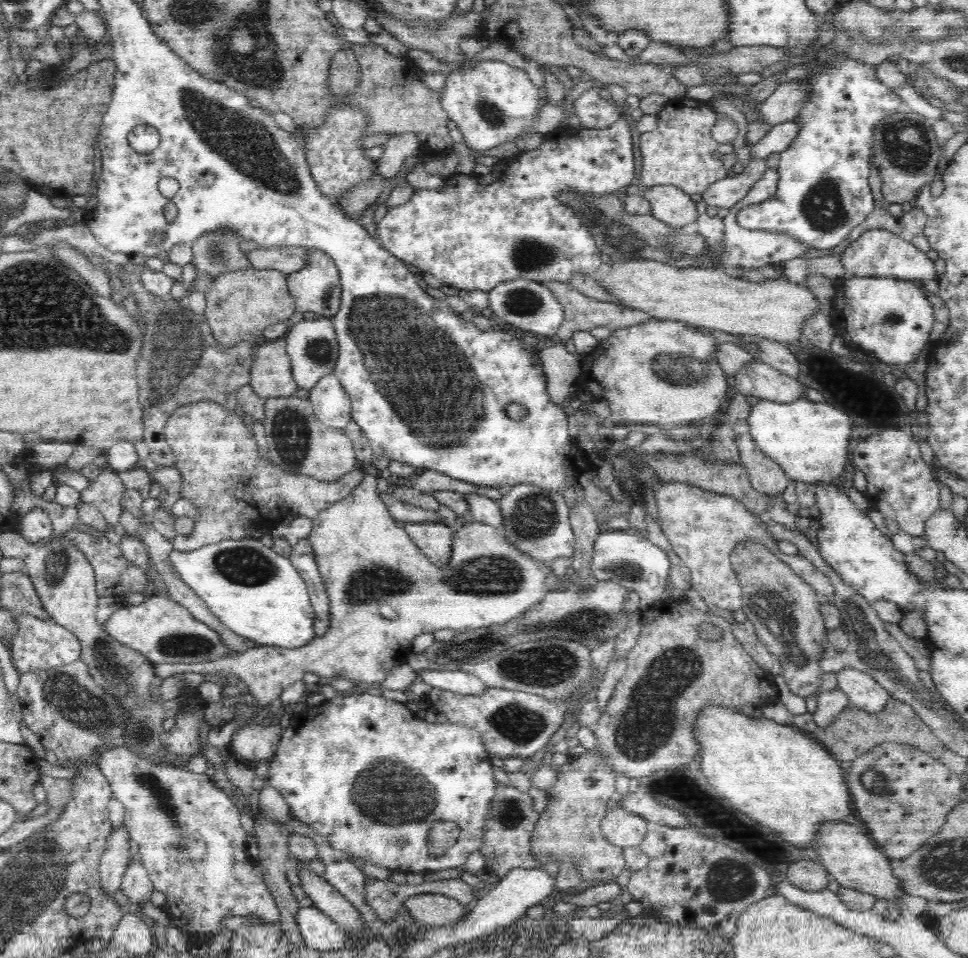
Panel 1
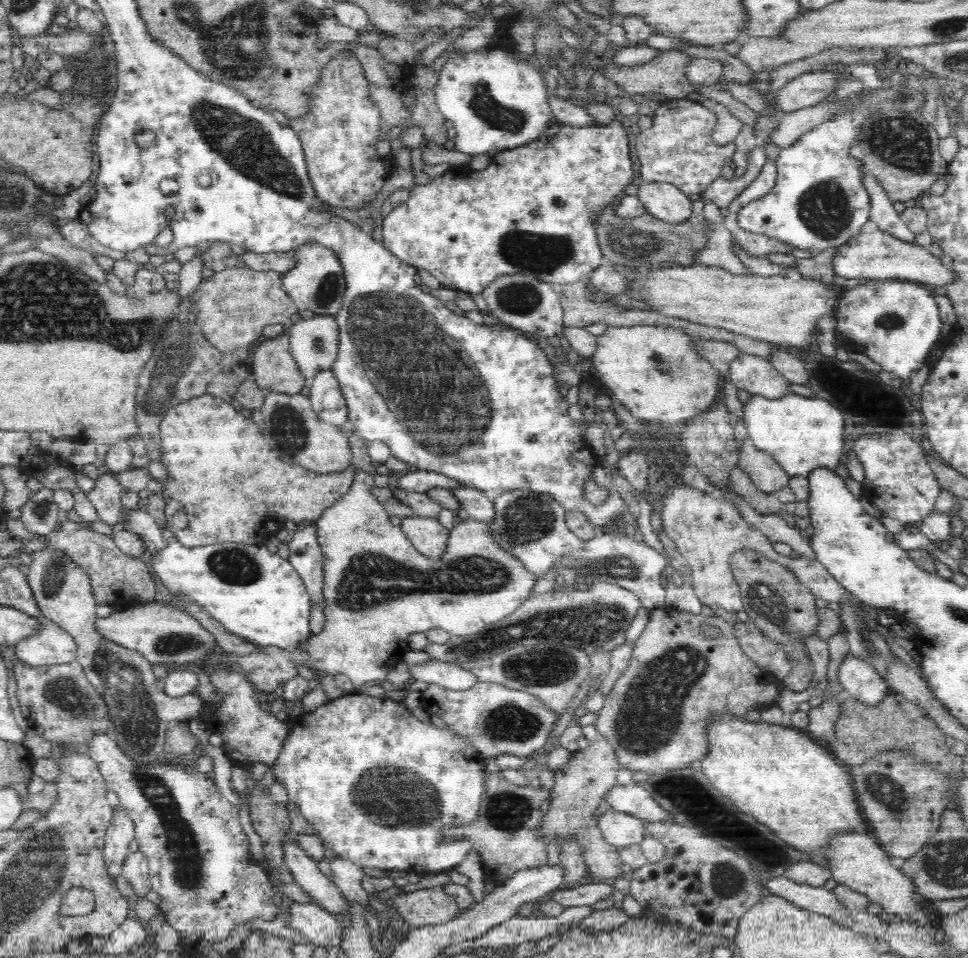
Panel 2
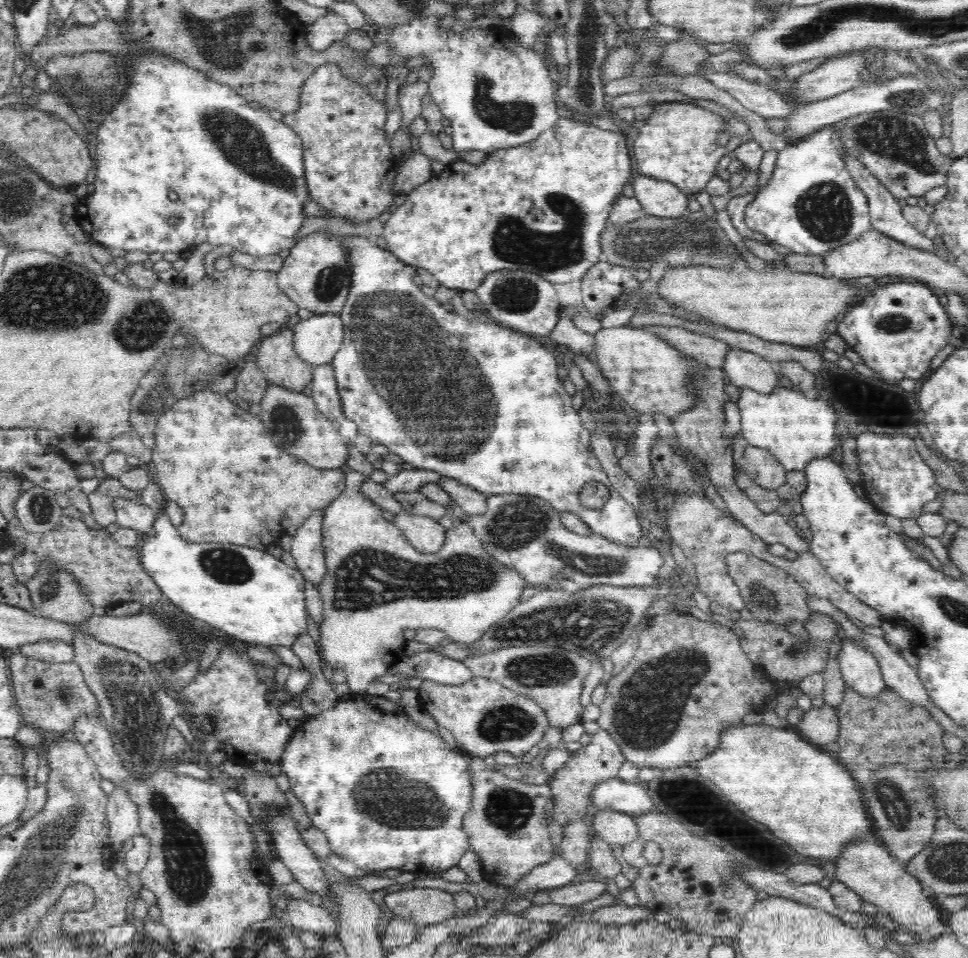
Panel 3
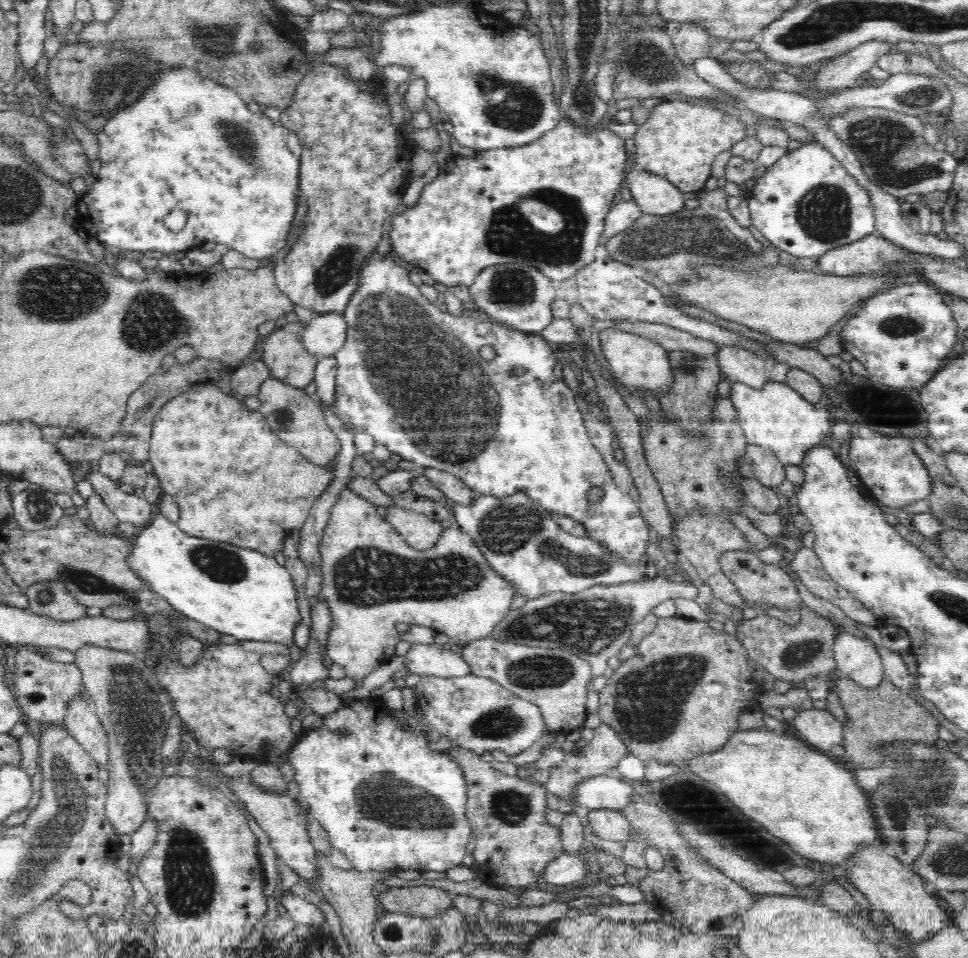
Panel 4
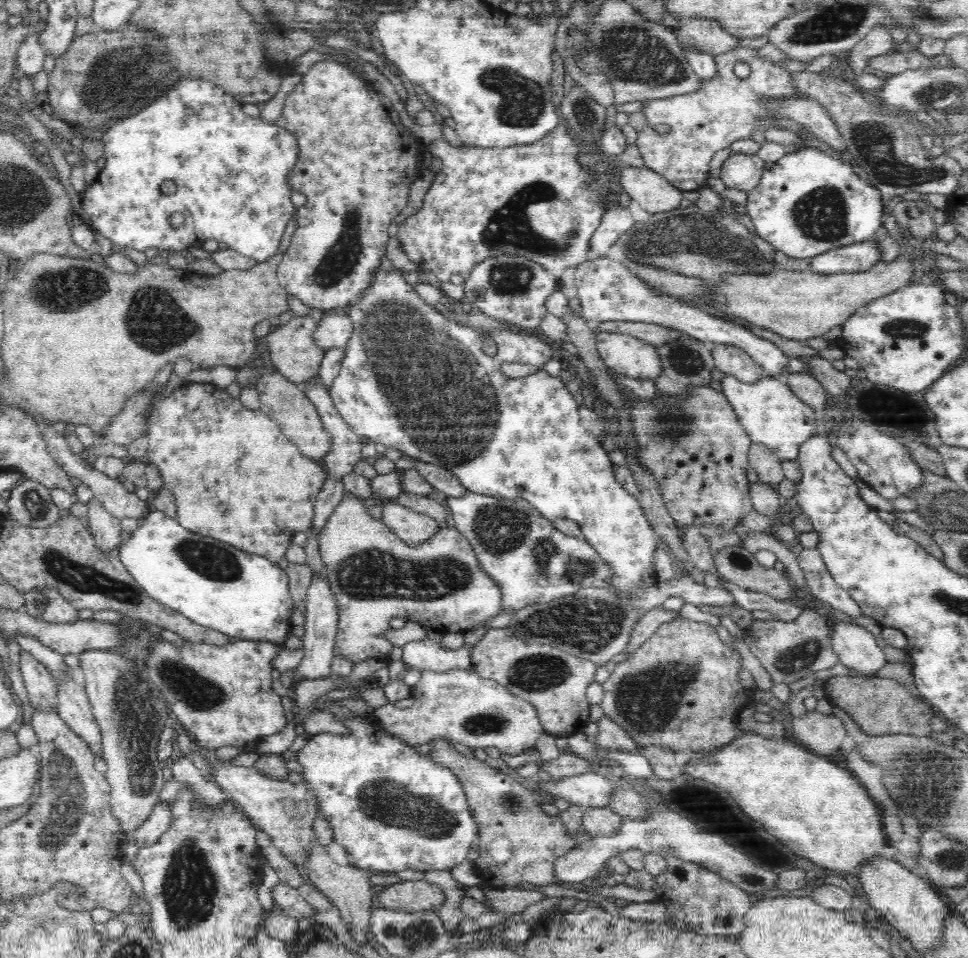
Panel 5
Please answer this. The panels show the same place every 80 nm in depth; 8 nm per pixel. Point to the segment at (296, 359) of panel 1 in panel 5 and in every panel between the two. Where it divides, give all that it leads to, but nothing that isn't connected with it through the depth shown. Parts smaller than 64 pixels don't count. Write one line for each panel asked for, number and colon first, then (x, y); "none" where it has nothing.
2: (313, 343)
3: (316, 340)
4: (324, 335)
5: (333, 331)

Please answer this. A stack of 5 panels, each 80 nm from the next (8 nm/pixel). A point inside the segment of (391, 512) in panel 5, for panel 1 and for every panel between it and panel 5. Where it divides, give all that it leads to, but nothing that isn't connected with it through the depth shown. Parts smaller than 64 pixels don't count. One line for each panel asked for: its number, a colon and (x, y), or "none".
1: (436, 541)
2: (429, 537)
3: (427, 536)
4: (420, 532)

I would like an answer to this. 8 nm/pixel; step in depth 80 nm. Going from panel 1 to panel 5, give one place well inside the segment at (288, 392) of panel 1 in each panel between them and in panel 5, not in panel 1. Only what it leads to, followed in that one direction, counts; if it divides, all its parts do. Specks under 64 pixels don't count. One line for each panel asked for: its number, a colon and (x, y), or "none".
2: (273, 367)
3: (277, 361)
4: (287, 361)
5: (292, 352)

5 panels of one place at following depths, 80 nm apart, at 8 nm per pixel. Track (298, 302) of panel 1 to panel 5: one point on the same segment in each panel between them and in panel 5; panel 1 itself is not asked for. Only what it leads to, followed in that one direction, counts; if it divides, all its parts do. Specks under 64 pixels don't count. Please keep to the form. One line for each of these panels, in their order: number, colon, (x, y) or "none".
2: (316, 283)
3: (315, 275)
4: (353, 172)
5: (357, 162)

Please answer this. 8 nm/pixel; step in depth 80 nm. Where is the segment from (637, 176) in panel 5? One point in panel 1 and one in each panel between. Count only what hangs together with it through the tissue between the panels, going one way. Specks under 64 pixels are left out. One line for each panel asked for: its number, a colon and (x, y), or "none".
1: (669, 204)
2: (665, 201)
3: (660, 198)
4: (655, 195)

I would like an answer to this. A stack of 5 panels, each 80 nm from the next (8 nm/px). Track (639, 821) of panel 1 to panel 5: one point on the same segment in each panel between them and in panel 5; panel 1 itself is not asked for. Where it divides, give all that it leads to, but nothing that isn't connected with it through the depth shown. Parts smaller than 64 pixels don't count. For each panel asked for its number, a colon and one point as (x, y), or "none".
2: (621, 829)
3: (619, 828)
4: (609, 824)
5: (597, 821)

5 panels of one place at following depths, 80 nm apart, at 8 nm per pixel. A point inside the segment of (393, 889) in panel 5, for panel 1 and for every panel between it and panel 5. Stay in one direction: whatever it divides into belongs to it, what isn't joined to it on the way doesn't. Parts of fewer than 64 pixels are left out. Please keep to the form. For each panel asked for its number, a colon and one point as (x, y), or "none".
1: (429, 909)
2: (434, 906)
3: (424, 906)
4: (429, 902)

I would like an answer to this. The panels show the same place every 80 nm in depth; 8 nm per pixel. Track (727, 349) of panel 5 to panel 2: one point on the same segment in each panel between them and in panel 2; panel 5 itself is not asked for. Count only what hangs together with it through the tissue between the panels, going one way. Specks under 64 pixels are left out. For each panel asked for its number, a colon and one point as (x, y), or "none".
2: (758, 376)
3: (745, 369)
4: (739, 365)

